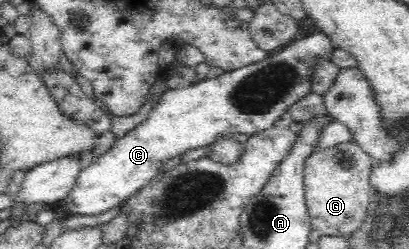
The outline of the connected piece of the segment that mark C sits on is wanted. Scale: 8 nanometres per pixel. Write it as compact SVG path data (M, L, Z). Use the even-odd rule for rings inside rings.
M316 31L292 41L260 62L244 65L230 72L224 71L217 77L206 78L194 84L184 84L178 89L162 93L145 121L136 125L123 138L116 139L112 147L94 162L82 166L72 190L61 201L66 215L96 216L122 204L140 188L144 188L144 185L159 172L164 162L182 155L187 150L212 144L216 134L240 133L251 136L270 128L288 110L288 107L311 92L310 76L314 64L318 62L320 56L329 58L332 46L328 36L322 31Z

